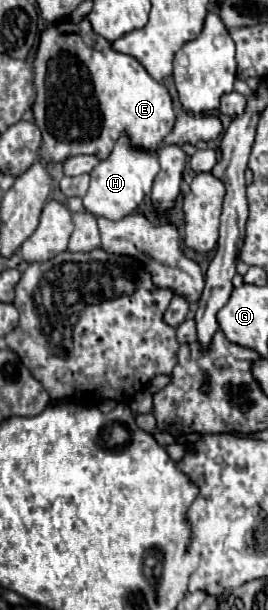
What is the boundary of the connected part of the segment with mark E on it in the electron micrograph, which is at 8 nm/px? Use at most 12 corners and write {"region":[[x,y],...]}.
{"region":[[87,18],[41,32],[45,162],[155,152],[167,88]]}

